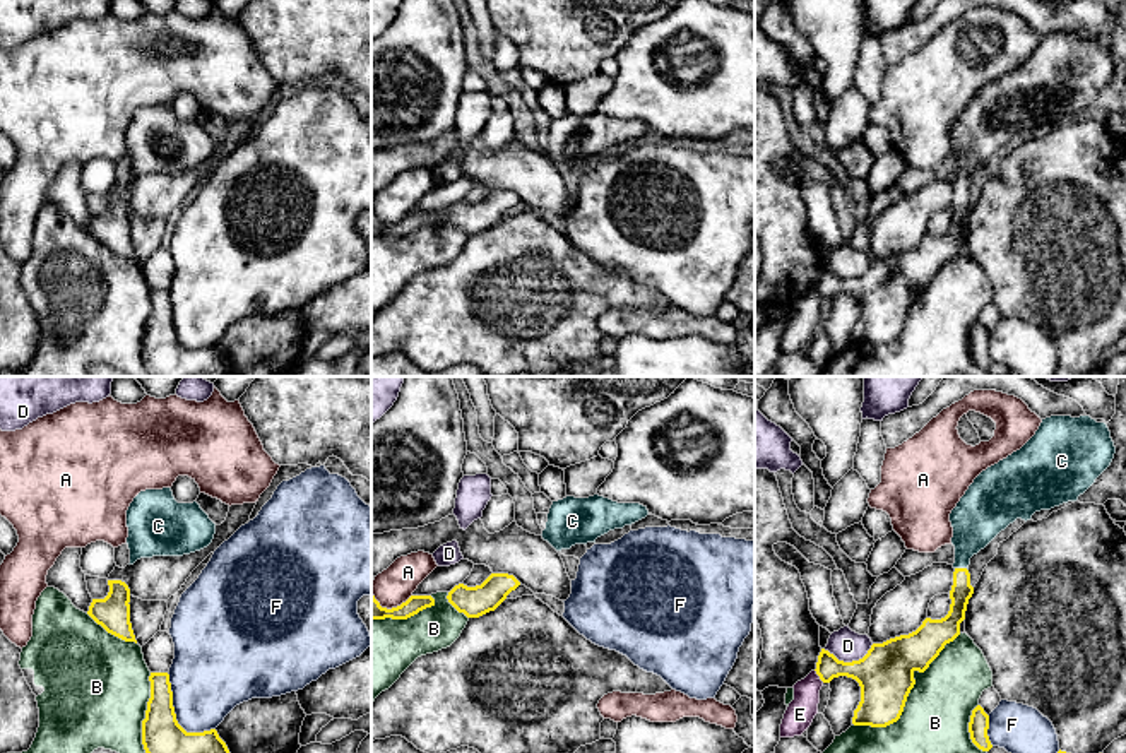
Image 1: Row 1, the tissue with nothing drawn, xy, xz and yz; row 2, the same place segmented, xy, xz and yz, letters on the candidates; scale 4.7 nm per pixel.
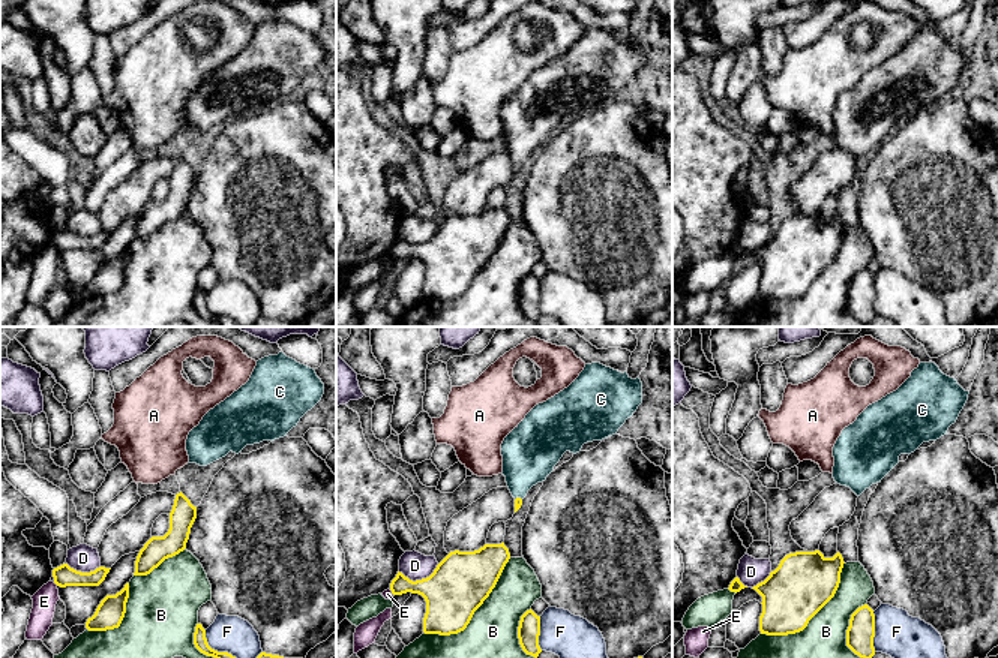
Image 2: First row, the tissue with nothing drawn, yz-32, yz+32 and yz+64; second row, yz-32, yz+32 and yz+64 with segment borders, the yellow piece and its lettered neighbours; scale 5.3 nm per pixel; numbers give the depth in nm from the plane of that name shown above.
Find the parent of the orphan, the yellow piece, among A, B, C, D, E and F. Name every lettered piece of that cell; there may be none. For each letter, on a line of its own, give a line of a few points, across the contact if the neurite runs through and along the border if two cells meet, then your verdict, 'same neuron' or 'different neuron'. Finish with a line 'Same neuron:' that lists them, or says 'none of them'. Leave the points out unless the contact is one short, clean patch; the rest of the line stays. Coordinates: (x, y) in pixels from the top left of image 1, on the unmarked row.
A: different neuron
B: different neuron
C: yz (962, 207), (962, 185), (962, 170), (977, 136) | same neuron
D: yz (873, 260), (861, 274), (851, 278), (839, 278), (823, 266) | different neuron
E: yz (815, 286), (823, 298) | different neuron
F: different neuron
Same neuron: C

